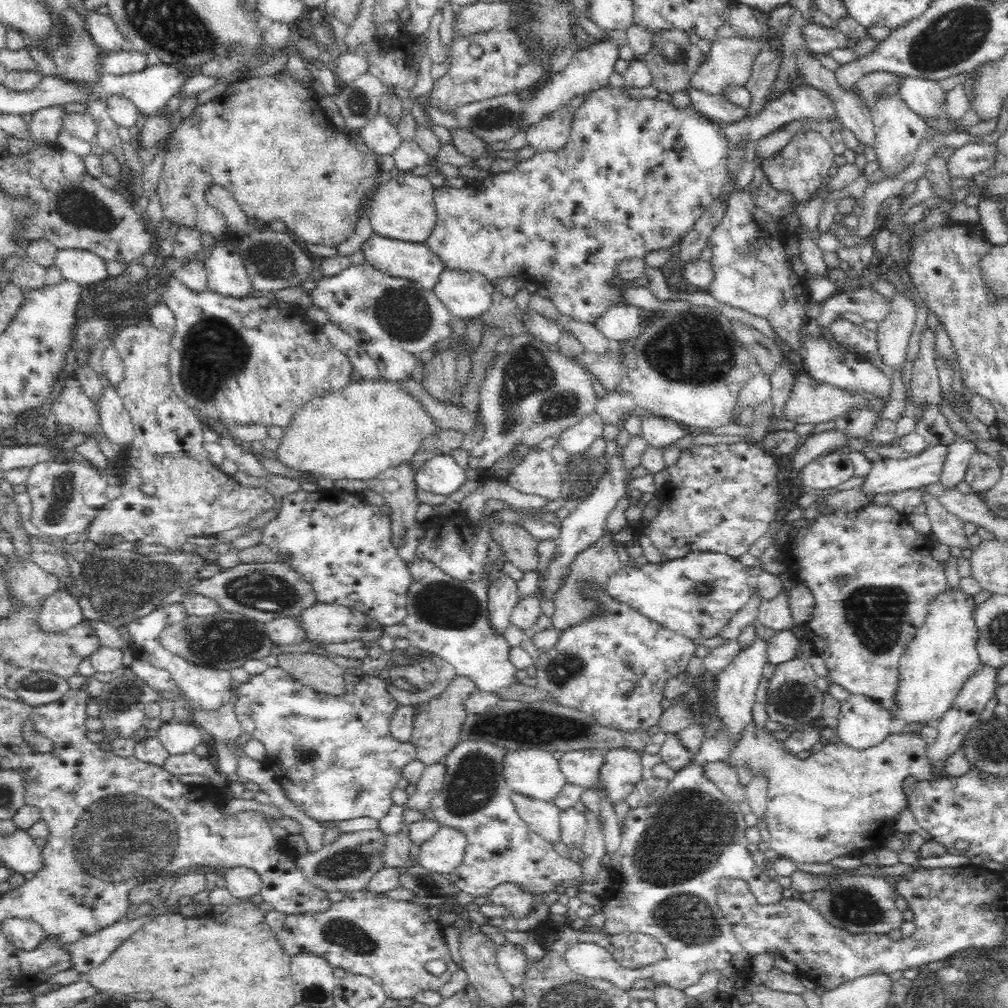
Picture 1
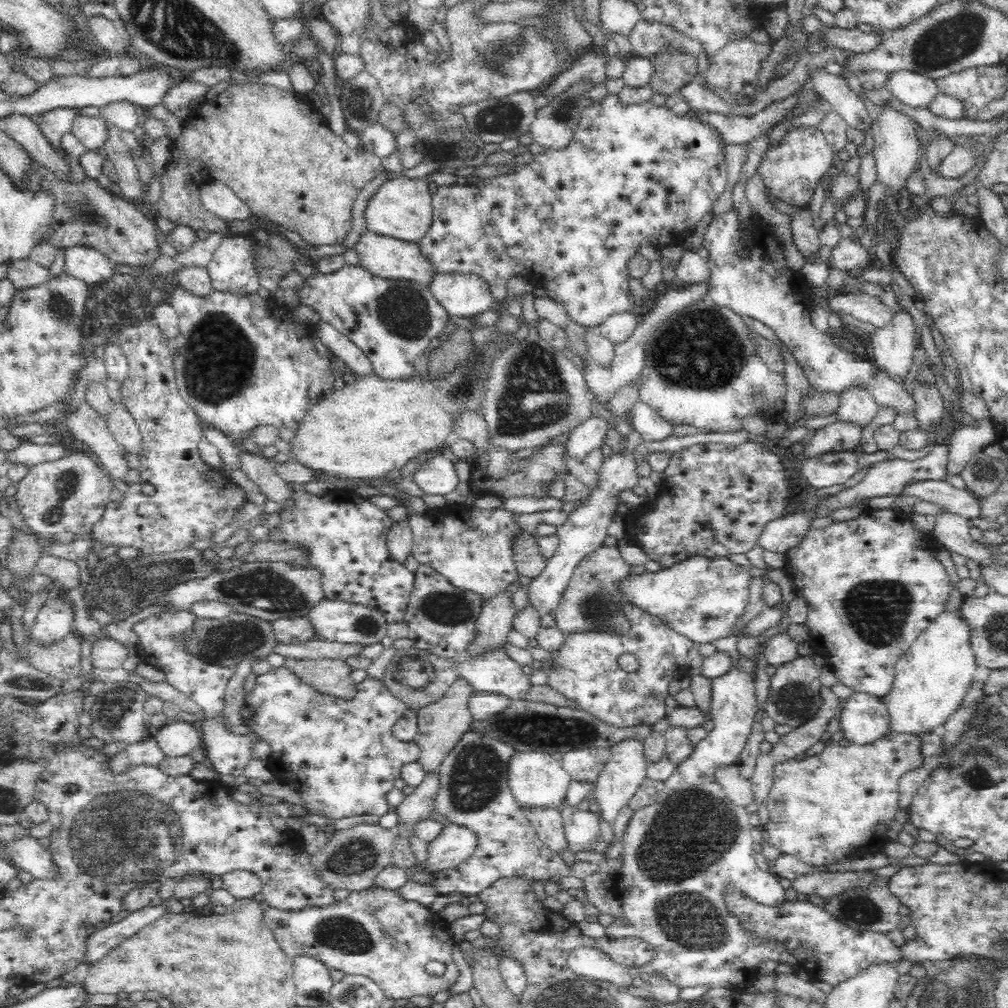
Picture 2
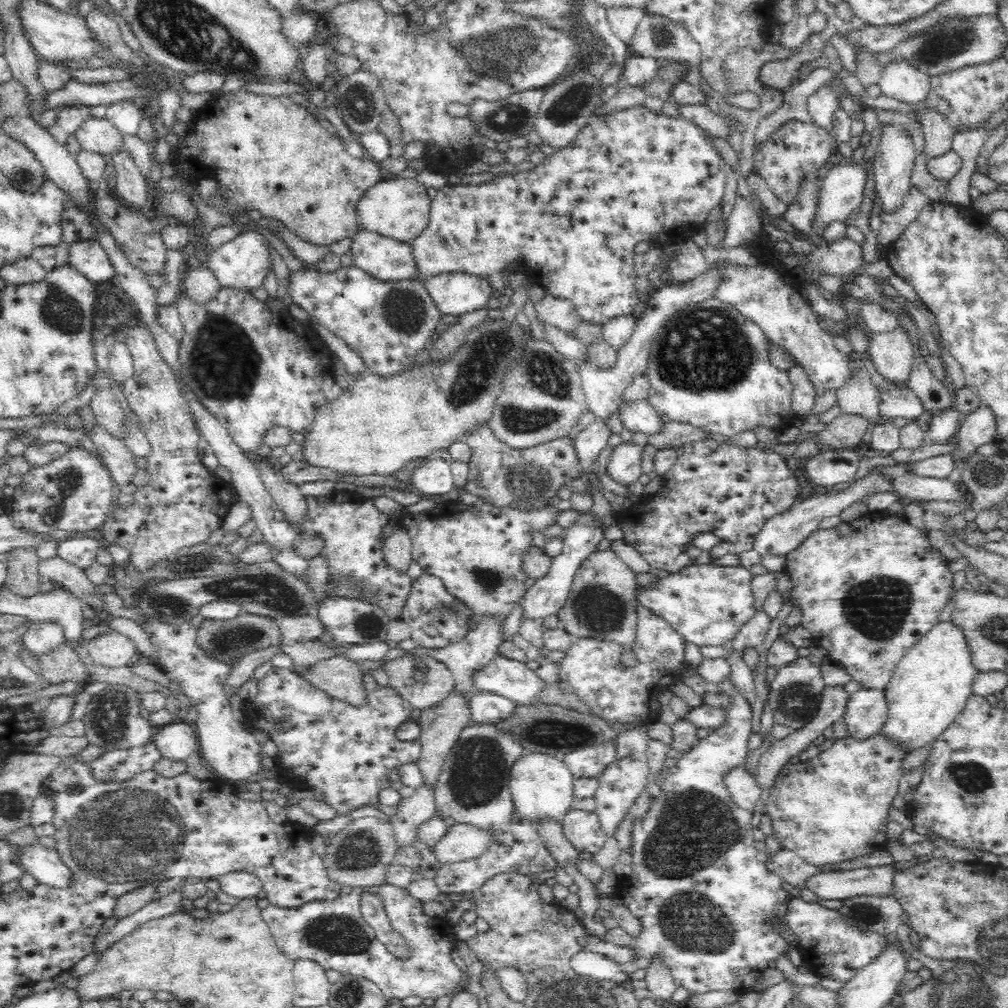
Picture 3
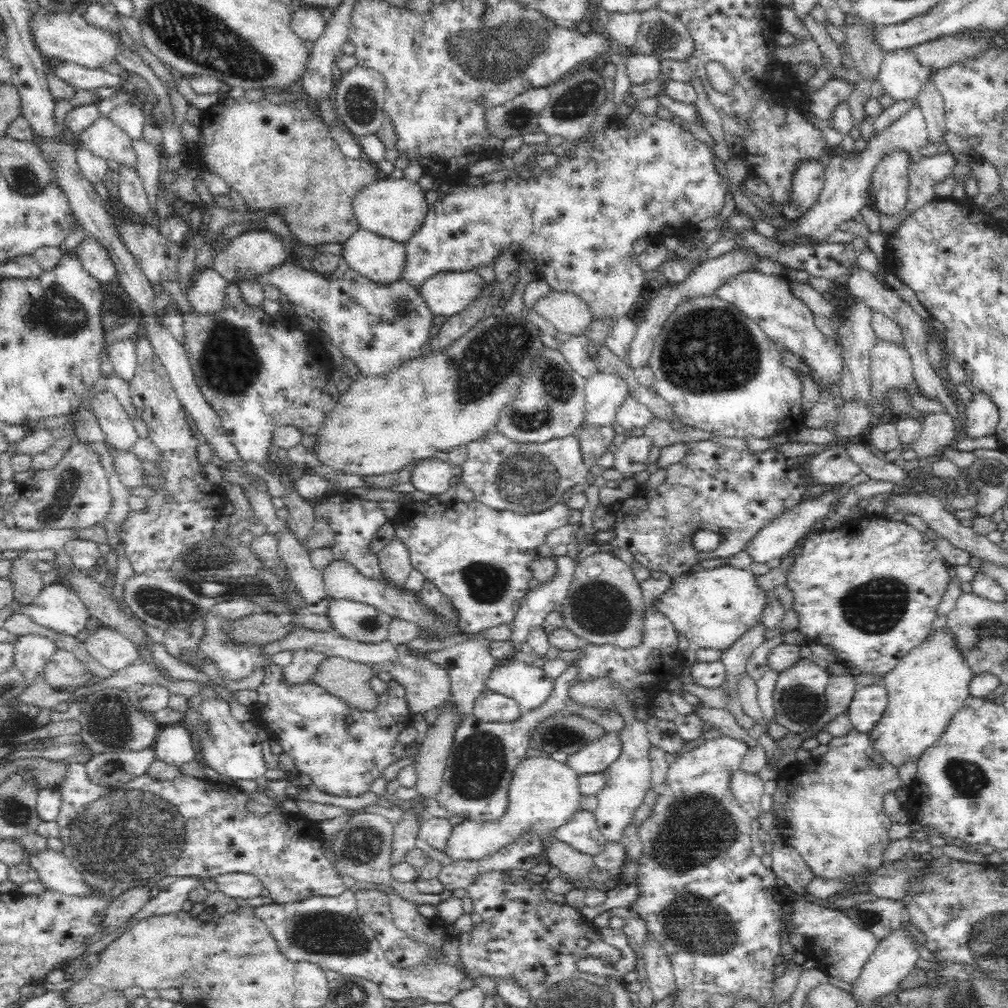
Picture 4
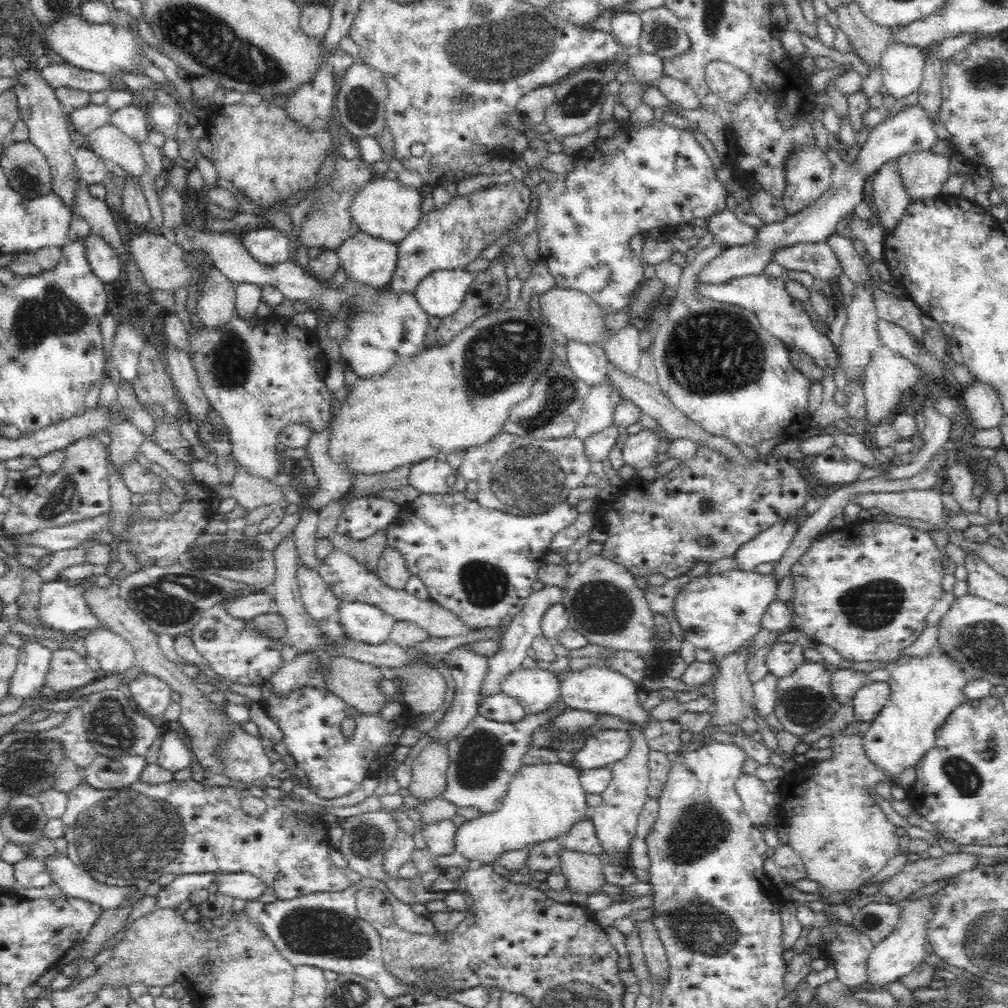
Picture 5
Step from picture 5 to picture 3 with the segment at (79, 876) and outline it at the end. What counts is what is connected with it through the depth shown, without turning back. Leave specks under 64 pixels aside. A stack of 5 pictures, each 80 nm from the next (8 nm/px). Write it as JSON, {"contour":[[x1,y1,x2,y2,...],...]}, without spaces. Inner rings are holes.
{"contour":[[40,843,17,846,16,849,18,856,15,863,38,883,55,888,70,886,70,871,62,865,56,850,48,850]]}

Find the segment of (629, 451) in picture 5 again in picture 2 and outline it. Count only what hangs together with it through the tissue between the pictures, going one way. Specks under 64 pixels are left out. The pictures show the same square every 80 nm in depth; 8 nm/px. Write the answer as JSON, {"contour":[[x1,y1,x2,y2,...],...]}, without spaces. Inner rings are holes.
{"contour":[[624,447,618,453,613,453,603,460,599,473,596,488,592,489,592,492,583,498,584,500,574,510,569,512,566,522,557,527,559,543,556,554,552,558,546,559,545,567,532,578,528,586,528,601,534,604,534,607,538,607,538,611,542,614,552,612,553,608,556,608,564,589,568,586,574,567,580,562,580,559,596,550,606,540,606,527,616,514,616,508,620,504,620,494,624,490,630,490,637,486,639,480,636,457,634,453,626,451]]}

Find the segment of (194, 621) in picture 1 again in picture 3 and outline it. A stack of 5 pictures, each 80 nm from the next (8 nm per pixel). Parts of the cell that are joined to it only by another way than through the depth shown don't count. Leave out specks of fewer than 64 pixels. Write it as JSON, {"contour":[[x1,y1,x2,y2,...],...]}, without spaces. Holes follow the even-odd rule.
{"contour":[[240,613,229,620,204,619,198,626,196,644,210,658,226,664,234,664,256,650,274,647,284,642,276,621,263,614]]}

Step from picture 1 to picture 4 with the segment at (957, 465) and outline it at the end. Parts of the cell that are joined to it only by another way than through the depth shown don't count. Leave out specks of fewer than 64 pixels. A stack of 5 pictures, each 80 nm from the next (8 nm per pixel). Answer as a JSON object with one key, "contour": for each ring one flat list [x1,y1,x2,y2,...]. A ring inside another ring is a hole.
{"contour":[[975,392,973,402,963,412,963,430,961,439,980,440,986,436,994,436,1000,415,988,396]]}

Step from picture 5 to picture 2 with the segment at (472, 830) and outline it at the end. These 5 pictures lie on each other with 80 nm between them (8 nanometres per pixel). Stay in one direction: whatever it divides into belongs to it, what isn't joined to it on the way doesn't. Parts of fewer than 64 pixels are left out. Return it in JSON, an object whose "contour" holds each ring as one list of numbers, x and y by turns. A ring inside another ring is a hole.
{"contour":[[529,750,516,751,512,754,507,766,507,781,519,805,561,808,561,800,564,798,568,783,572,780,562,768,561,761,554,759,551,753],[456,824,443,826,426,848,426,870,438,874,463,864,476,848,473,832]]}

